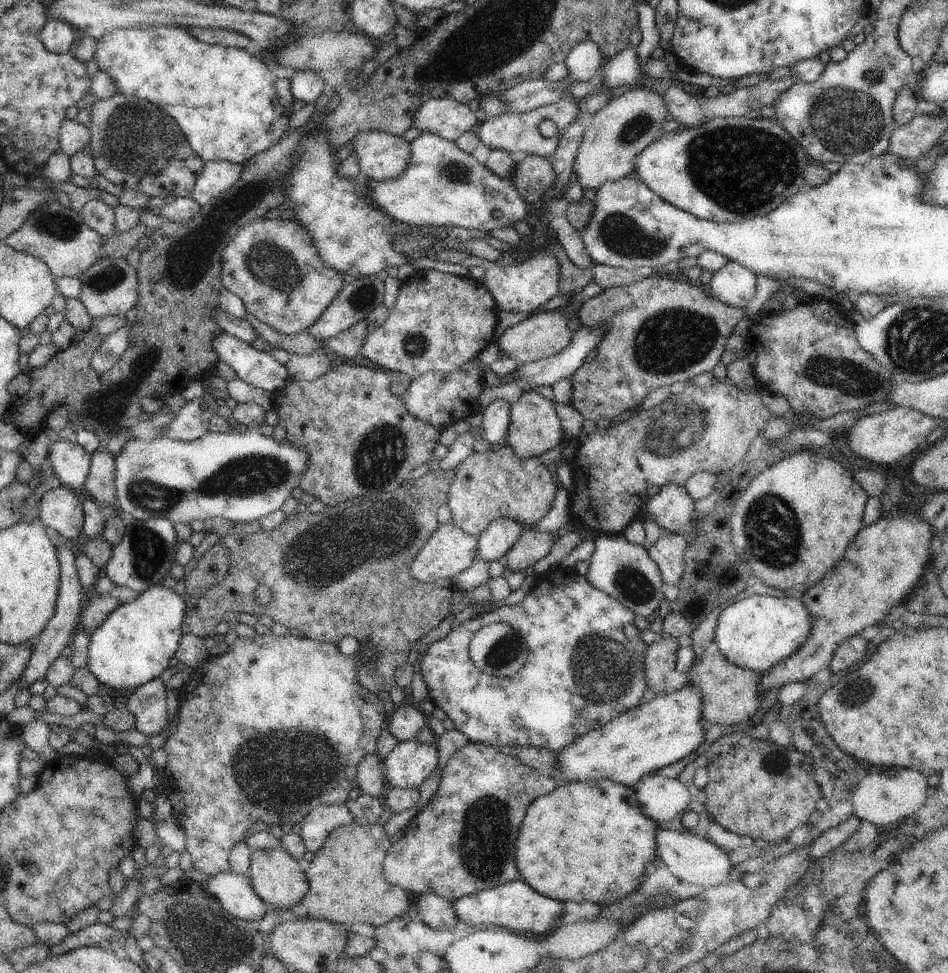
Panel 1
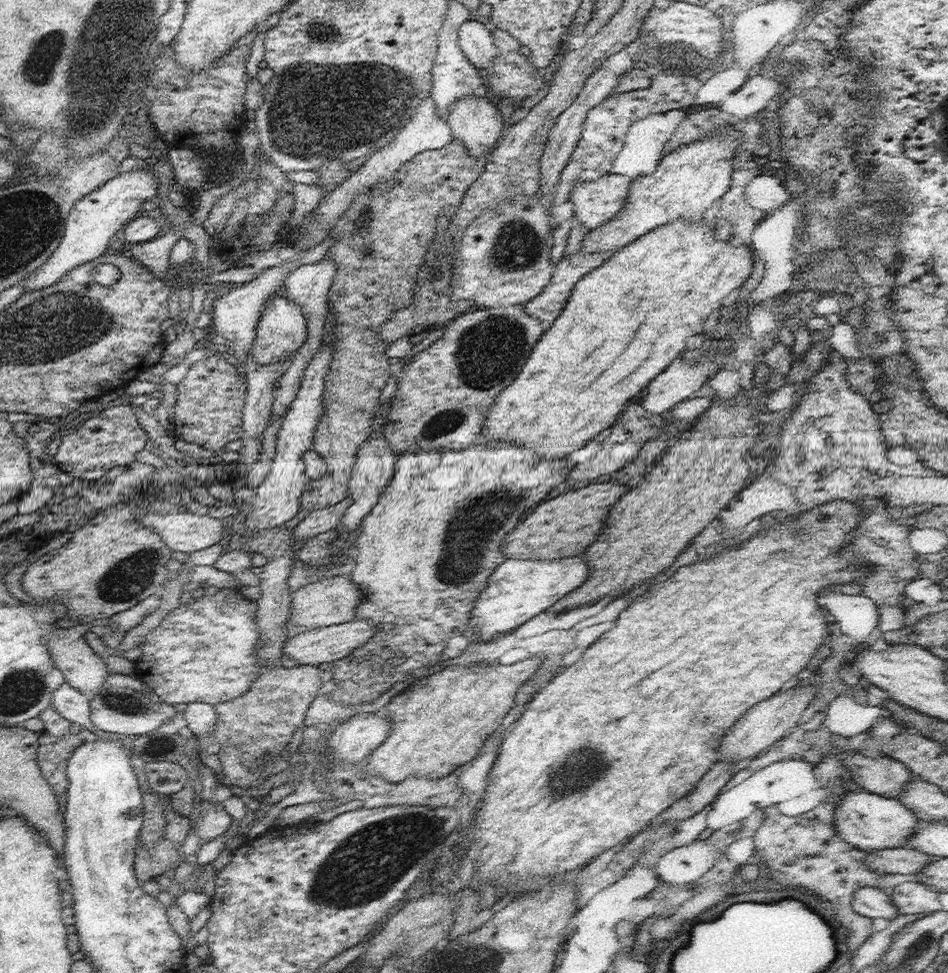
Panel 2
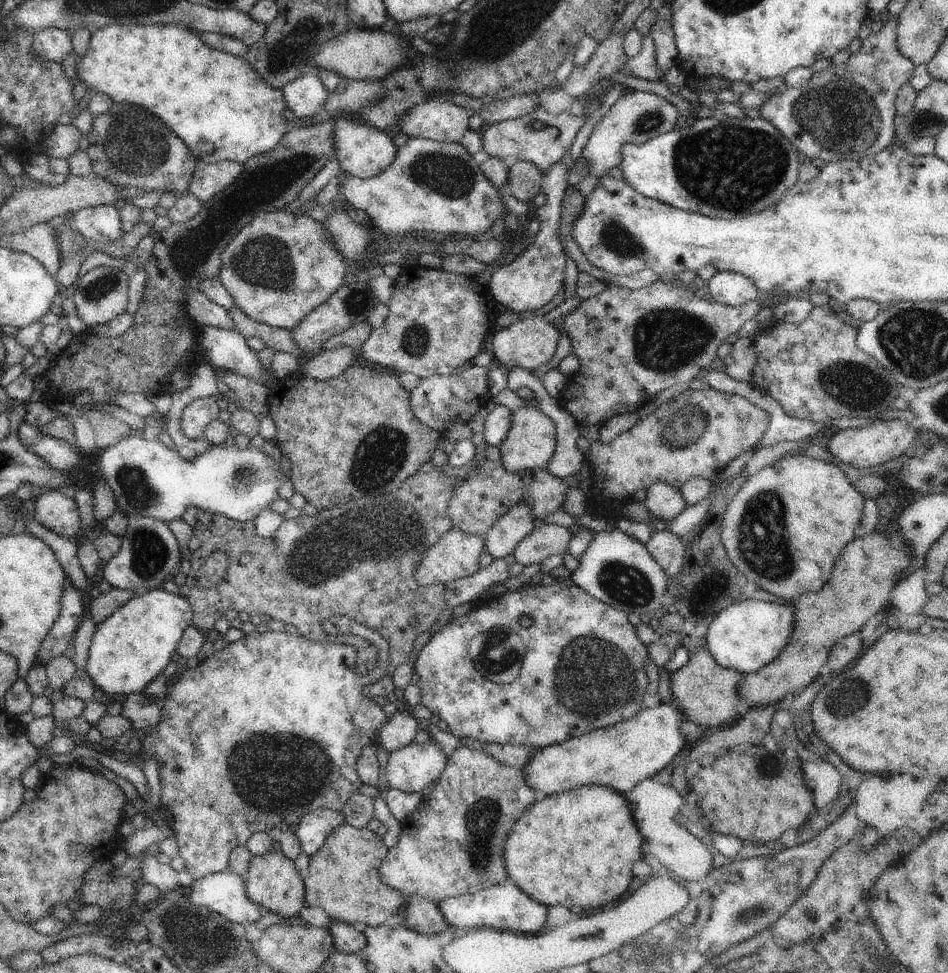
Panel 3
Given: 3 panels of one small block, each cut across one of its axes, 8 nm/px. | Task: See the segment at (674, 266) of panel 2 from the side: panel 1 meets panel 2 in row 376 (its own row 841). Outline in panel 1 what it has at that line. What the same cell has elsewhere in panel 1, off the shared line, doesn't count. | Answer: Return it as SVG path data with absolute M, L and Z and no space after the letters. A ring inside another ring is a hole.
M586 779L582 782L576 781L568 783L567 785L557 786L552 792L547 795L537 798L533 803L530 803L528 812L526 812L526 818L524 818L524 824L522 824L522 830L520 830L520 836L516 840L516 866L518 874L522 874L519 878L526 881L536 892L540 892L542 896L548 896L552 900L560 900L560 902L568 902L568 900L574 900L574 902L594 902L594 904L602 904L602 907L608 906L608 904L617 903L622 900L626 895L637 889L637 886L646 880L644 876L644 866L653 863L658 856L656 856L656 841L655 830L658 825L654 820L651 820L647 816L640 814L640 808L638 808L638 799L636 798L635 787L629 787L625 784L613 781L612 779Z

